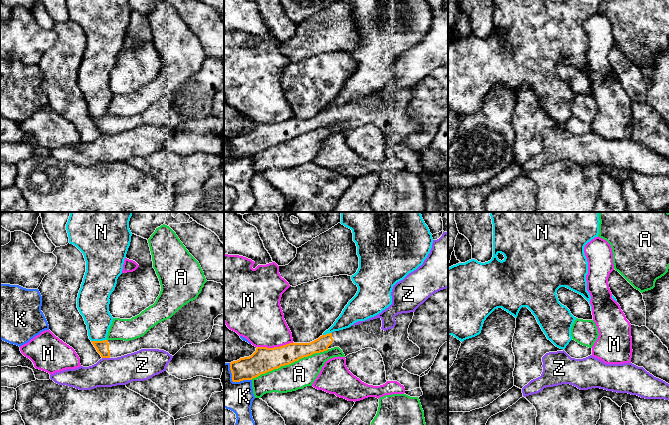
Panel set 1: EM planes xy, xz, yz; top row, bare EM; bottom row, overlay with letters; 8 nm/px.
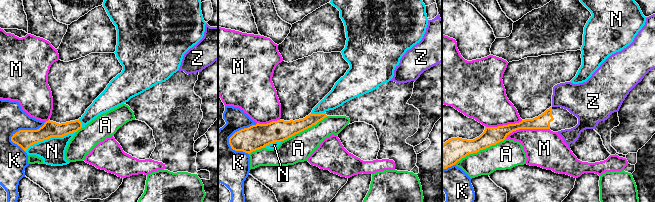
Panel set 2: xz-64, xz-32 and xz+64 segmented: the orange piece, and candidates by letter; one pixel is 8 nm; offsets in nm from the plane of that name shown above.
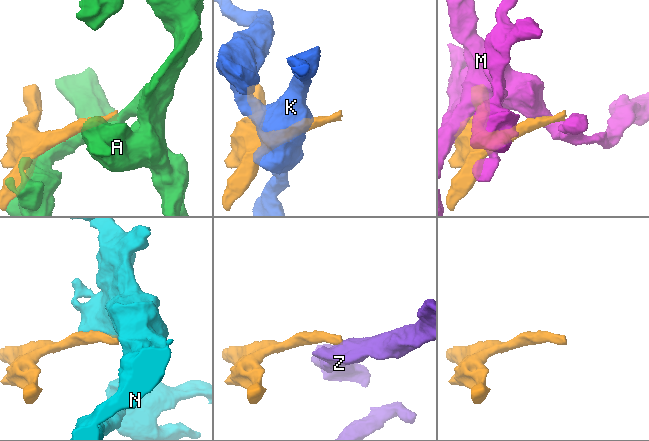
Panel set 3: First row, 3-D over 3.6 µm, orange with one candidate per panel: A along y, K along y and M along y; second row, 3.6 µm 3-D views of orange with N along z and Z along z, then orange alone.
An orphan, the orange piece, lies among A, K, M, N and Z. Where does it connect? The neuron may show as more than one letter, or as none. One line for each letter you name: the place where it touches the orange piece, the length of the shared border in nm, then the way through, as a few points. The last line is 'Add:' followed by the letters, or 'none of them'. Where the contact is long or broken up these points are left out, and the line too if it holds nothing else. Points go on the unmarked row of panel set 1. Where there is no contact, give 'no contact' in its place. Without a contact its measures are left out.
Add: none of them

